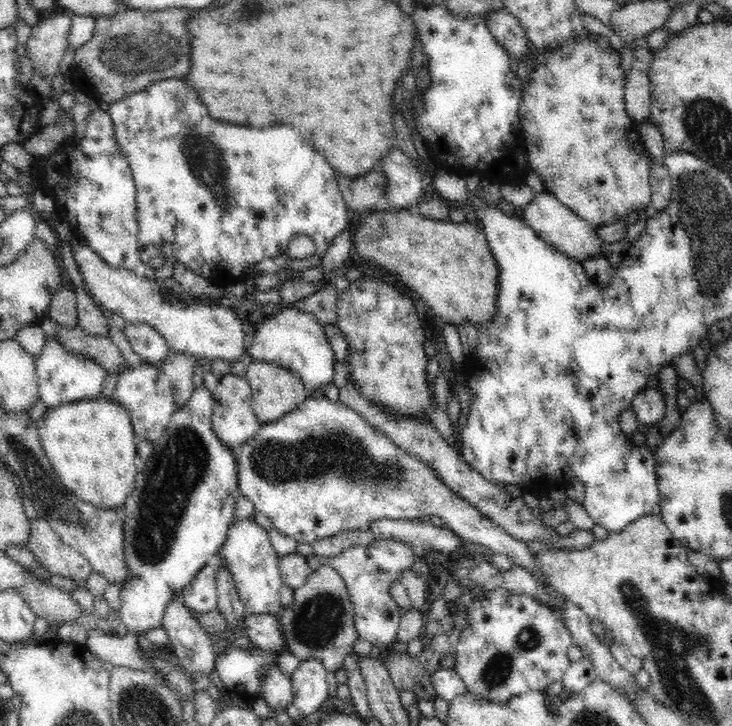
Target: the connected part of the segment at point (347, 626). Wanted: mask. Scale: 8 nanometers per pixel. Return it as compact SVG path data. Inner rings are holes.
M320 566L294 591L292 606L284 607L278 614L287 636L287 651L300 661L312 656L317 658L328 673L337 671L344 658L353 653L354 641L359 638L354 608L340 573L331 566Z

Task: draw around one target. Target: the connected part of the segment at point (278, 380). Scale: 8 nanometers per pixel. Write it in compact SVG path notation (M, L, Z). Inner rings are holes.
M248 361L245 378L252 390L252 404L257 420L261 424L278 421L284 414L291 413L310 396L298 374L285 367L265 361Z

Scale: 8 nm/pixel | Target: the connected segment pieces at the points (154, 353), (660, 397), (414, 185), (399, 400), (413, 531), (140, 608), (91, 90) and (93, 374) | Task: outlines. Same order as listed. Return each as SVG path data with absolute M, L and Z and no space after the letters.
M126 323L123 332L134 353L140 355L145 363L155 365L163 362L171 352L166 339L147 324Z
M648 386L644 391L636 394L630 409L636 413L640 424L647 426L657 424L667 412L664 394Z
M399 148L392 150L379 165L387 177L386 202L394 209L414 209L420 204L425 188L420 177L422 174L414 163Z
M360 277L349 284L346 292L339 291L336 299L336 322L348 345L348 355L344 362L348 365L348 380L353 382L362 397L383 408L394 417L414 417L430 414L434 408L431 384L426 381L429 356L424 351L426 333L418 310L408 295L402 294L389 283L377 277Z
M381 518L370 522L369 528L376 535L376 538L395 538L412 545L418 555L432 550L447 555L466 553L468 551L466 546L464 546L463 538L458 536L453 530L444 526L437 527L429 521Z
M202 386L194 390L186 404L176 409L175 414L172 414L168 423L168 428L164 430L164 434L153 443L153 453L150 458L145 460L143 469L135 476L135 488L128 496L127 502L124 502L120 509L123 517L123 530L126 535L126 559L132 570L132 578L120 590L121 608L119 609L119 614L122 622L128 627L128 634L132 634L134 637L145 635L149 631L162 626L161 620L162 616L164 616L164 610L166 610L166 604L172 602L172 598L176 598L176 594L183 592L184 586L188 586L188 583L192 582L193 576L204 568L211 556L217 555L226 540L228 529L234 524L234 520L236 521L236 518L234 518L234 504L237 498L242 496L238 481L238 457L236 457L236 449L227 446L216 435L215 424L212 423L212 414L215 413L213 406L213 394Z
M126 9L114 17L96 19L92 38L75 50L69 77L85 94L107 103L122 100L154 82L182 78L190 70L188 38L191 18L201 12L190 9L146 11Z
M46 335L41 354L36 357L36 375L39 398L48 408L57 407L68 402L91 401L102 398L103 383L108 374L103 364L85 356L69 352L62 343L58 343Z

